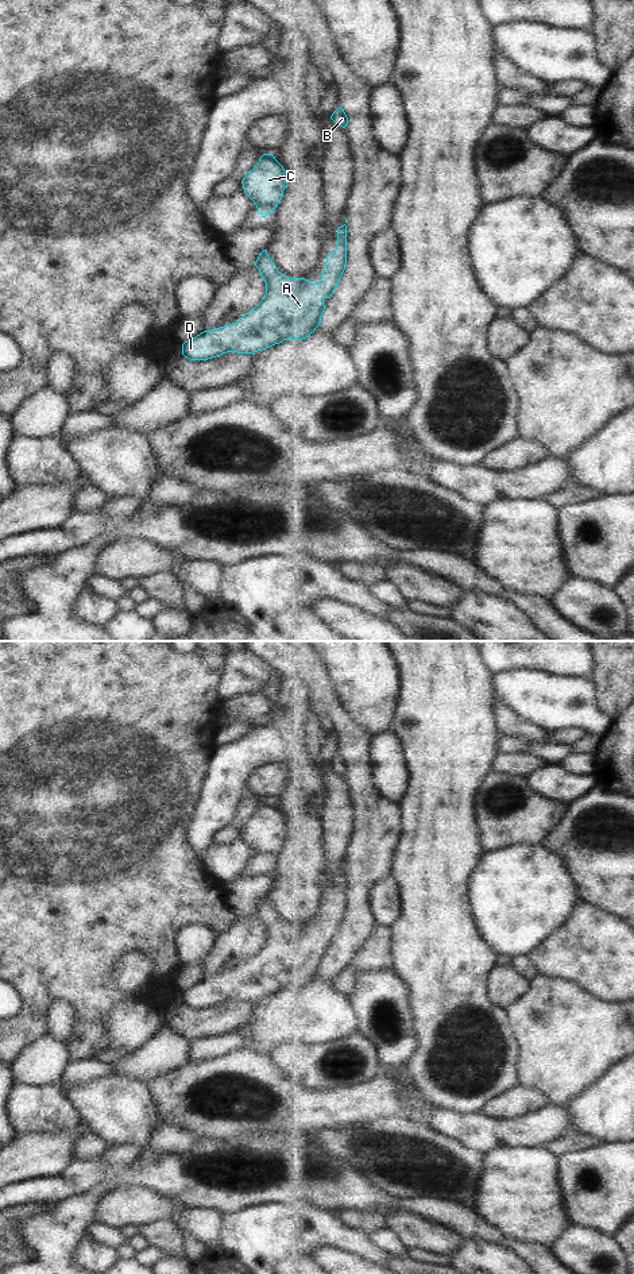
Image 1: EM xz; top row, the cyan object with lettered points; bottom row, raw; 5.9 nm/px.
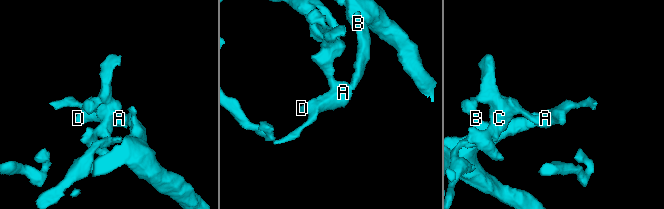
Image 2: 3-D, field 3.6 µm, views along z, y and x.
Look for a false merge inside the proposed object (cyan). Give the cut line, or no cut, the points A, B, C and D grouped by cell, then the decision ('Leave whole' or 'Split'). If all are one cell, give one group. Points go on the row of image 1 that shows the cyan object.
No split. Groups: A B C D. Leave whole

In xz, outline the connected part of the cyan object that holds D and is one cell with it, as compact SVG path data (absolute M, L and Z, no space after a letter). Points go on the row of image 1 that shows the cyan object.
M347 225L337 228L336 250L326 255L318 283L281 274L263 250L255 266L266 282L263 300L229 325L204 331L182 344L190 360L208 360L227 352L255 354L283 340L309 337L321 323L324 300L330 298L347 265Z

